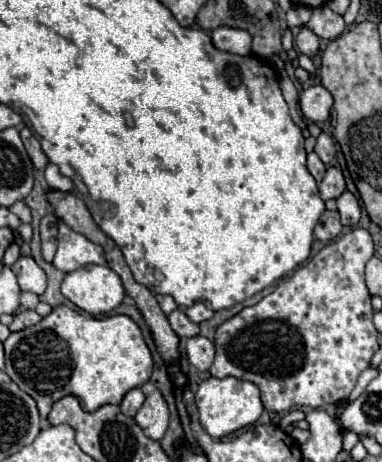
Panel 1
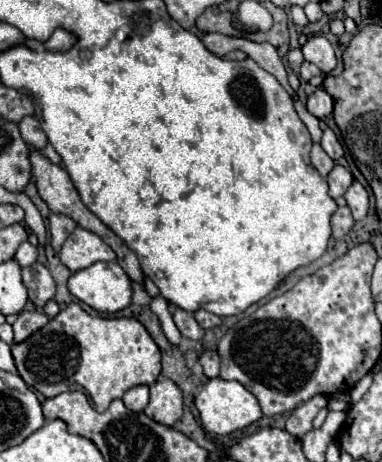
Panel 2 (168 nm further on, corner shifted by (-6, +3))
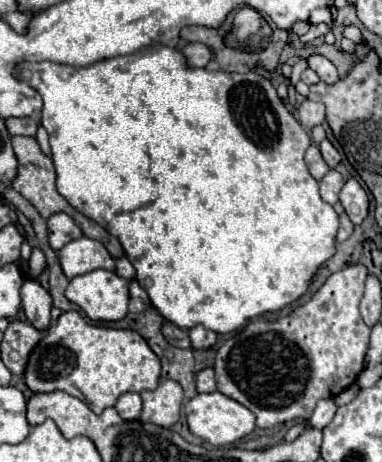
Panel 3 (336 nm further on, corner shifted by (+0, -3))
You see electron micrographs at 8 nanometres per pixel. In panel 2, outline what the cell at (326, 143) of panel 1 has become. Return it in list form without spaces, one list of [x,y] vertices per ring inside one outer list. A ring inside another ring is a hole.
[[[326,129],[326,131],[324,131],[320,145],[322,145],[322,149],[328,153],[328,157],[332,157],[334,161],[338,161],[338,159],[344,155],[342,145],[338,143],[338,137],[336,137],[336,133],[334,133],[332,129]]]

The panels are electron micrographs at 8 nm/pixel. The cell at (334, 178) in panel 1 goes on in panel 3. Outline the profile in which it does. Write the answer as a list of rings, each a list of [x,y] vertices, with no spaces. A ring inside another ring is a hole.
[[[336,169],[328,171],[328,173],[322,177],[322,181],[320,181],[320,195],[322,195],[322,199],[324,199],[326,203],[334,205],[334,203],[338,201],[338,193],[340,193],[342,185],[344,185],[342,175],[340,175]]]

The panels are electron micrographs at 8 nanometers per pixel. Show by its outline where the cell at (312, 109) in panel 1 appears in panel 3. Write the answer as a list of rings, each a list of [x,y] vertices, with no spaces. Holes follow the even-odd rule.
[[[306,99],[300,107],[298,107],[298,121],[306,127],[312,129],[316,125],[320,125],[324,121],[324,105],[320,101],[310,101]]]

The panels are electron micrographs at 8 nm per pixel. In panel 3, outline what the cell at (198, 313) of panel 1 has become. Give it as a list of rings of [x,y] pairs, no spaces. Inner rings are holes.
[[[202,325],[190,329],[188,333],[190,333],[190,339],[192,339],[192,347],[194,349],[210,349],[216,343],[216,333],[204,329]]]

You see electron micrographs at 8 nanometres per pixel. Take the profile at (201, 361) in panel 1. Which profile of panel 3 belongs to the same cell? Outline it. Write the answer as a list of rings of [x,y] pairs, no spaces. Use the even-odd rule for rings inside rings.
[[[202,369],[196,375],[196,385],[198,385],[198,393],[214,393],[216,391],[216,379],[214,379],[214,369]]]

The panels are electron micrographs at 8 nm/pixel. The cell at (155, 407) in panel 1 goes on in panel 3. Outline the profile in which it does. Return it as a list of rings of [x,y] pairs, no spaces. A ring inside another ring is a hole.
[[[162,381],[154,391],[142,391],[140,397],[144,403],[140,421],[158,427],[172,427],[180,419],[184,391],[178,381]]]

